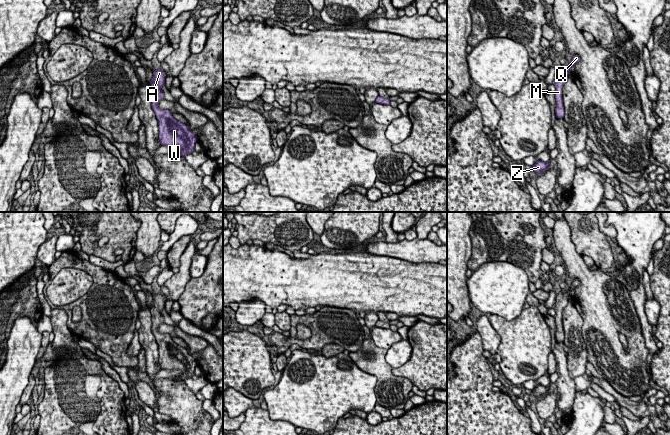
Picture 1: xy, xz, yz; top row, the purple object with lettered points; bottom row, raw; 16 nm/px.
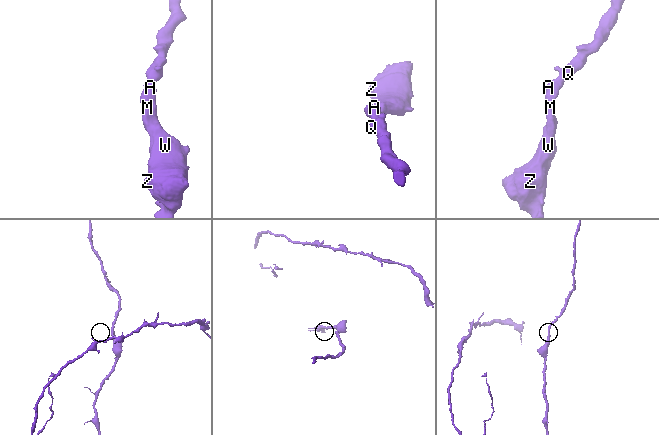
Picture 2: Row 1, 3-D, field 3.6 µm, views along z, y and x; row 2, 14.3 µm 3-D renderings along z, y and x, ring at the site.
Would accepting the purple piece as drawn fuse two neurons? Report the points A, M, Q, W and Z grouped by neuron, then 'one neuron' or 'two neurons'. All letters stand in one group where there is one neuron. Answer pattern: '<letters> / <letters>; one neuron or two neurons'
A M Q W Z; one neuron

